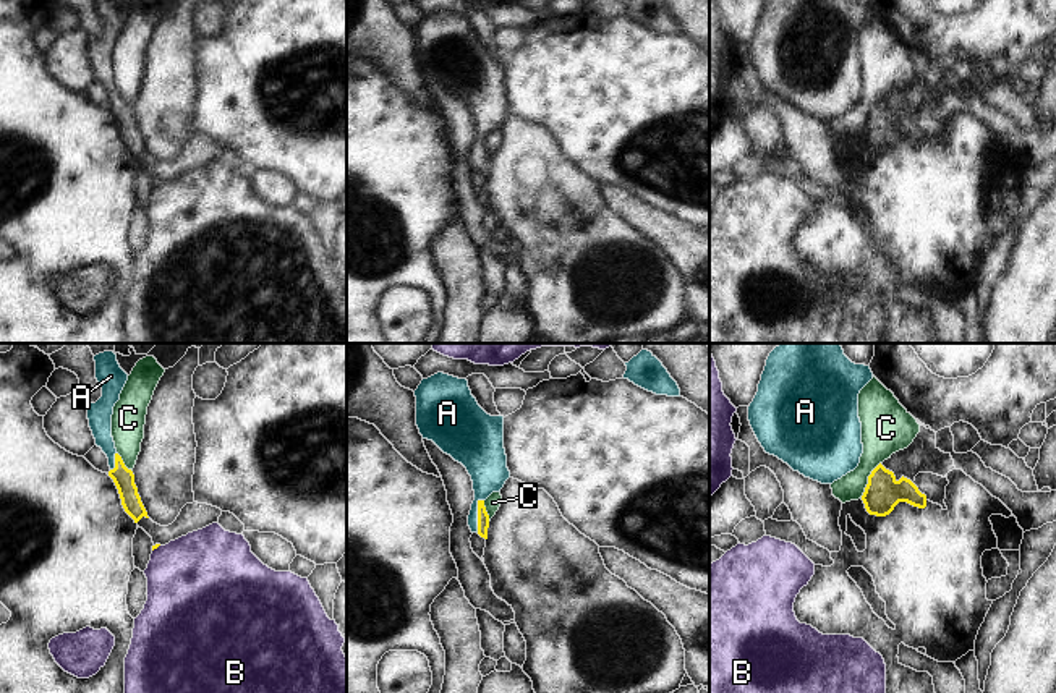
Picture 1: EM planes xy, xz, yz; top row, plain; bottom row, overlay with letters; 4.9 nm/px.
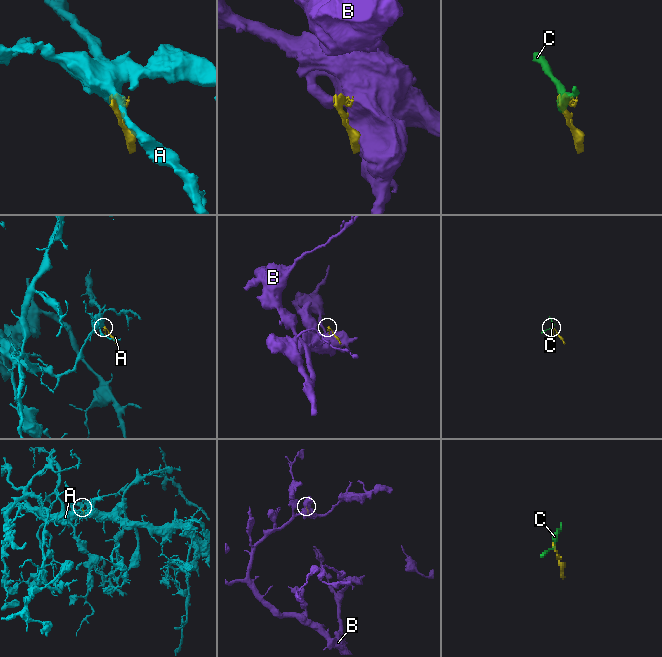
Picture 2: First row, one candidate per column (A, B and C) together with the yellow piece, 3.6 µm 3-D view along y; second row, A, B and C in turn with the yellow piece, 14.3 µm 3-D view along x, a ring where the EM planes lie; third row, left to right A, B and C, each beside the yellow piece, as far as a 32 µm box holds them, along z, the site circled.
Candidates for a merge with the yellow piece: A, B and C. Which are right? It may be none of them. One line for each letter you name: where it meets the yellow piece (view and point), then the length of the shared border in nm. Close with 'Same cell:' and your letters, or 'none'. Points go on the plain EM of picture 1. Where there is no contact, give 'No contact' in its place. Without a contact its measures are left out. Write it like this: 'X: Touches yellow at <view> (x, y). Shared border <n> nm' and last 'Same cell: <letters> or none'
A: Touches yellow at xz (478, 153). Shared border 170 nm
Same cell: A.

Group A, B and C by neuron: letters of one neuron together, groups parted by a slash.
A / B / C

